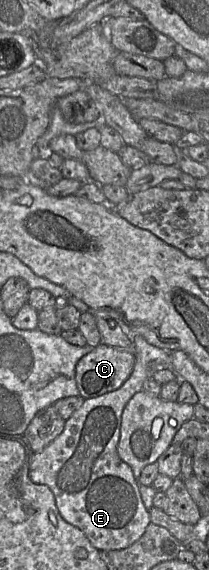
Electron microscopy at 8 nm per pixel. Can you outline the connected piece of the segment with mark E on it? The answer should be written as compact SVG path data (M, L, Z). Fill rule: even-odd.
M132 334L135 365L129 378L112 392L86 399L69 419L62 433L42 451L35 452L29 466L29 478L37 484L47 485L55 498L59 513L65 521L79 528L99 551L119 550L137 541L151 523L149 510L142 501L139 482L132 468L118 454L121 417L124 407L134 394L143 389L146 380L159 369L170 368L171 352L149 344L142 336Z

